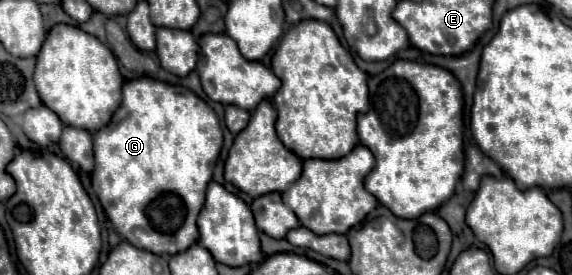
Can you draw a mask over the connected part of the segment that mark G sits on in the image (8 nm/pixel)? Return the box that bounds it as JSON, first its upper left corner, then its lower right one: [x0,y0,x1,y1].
[91,77,223,255]

